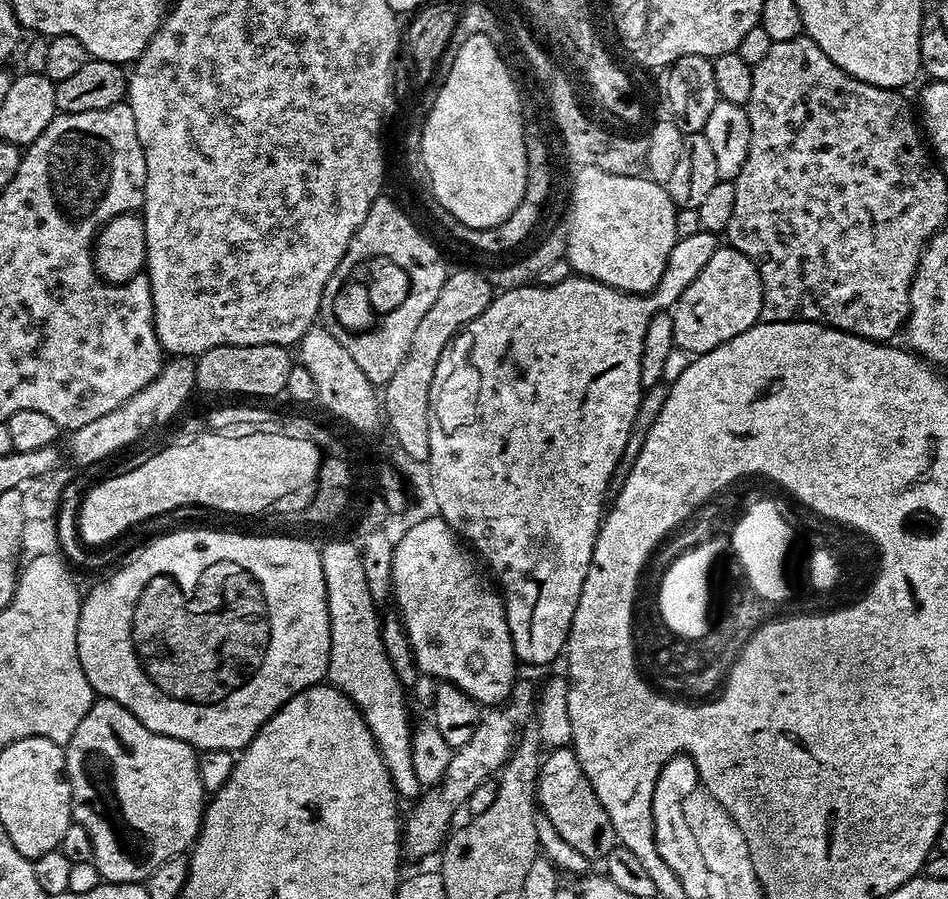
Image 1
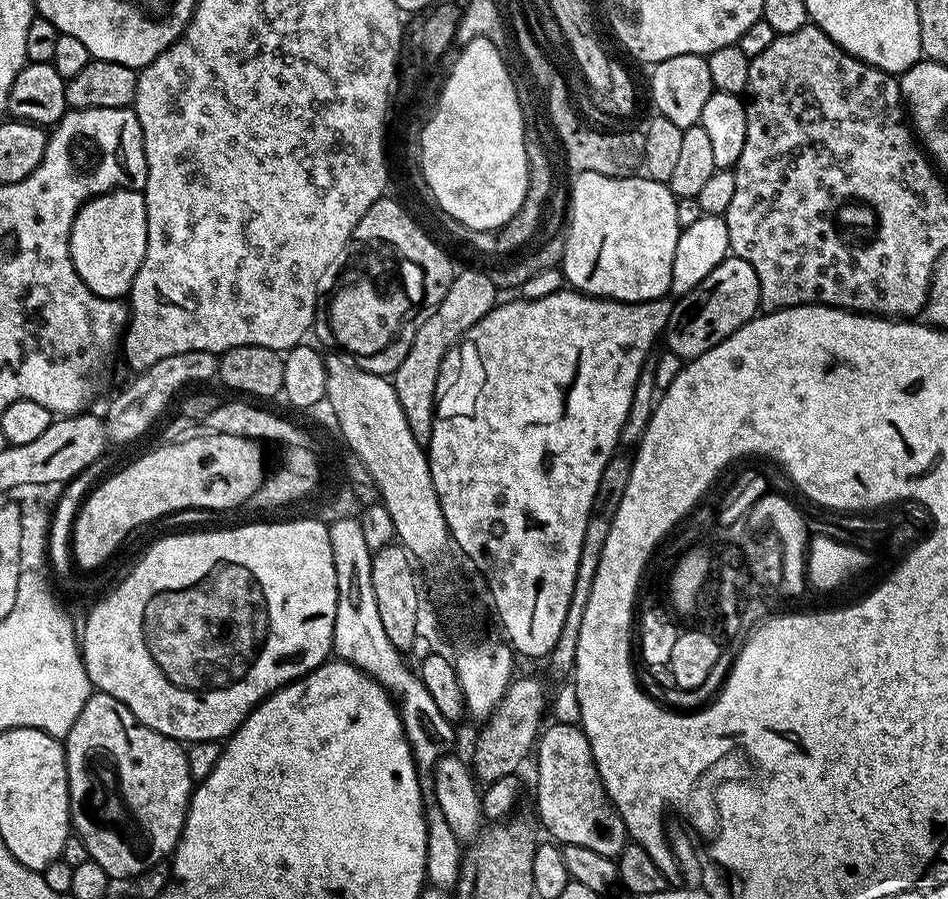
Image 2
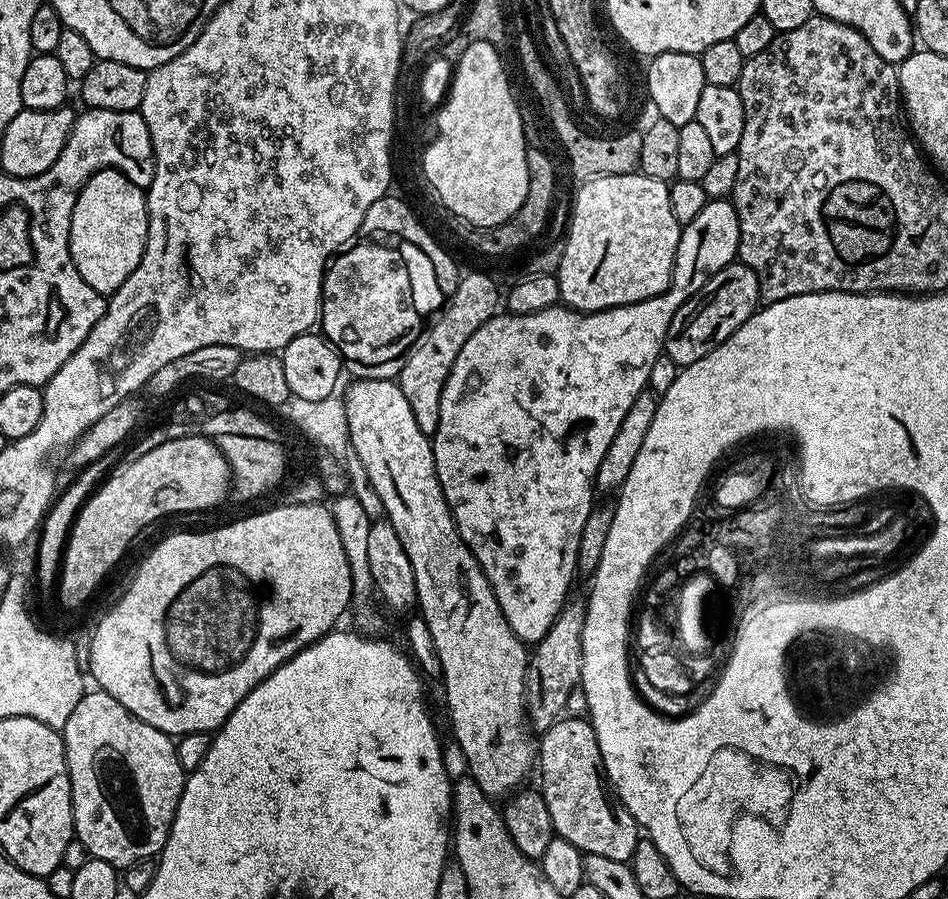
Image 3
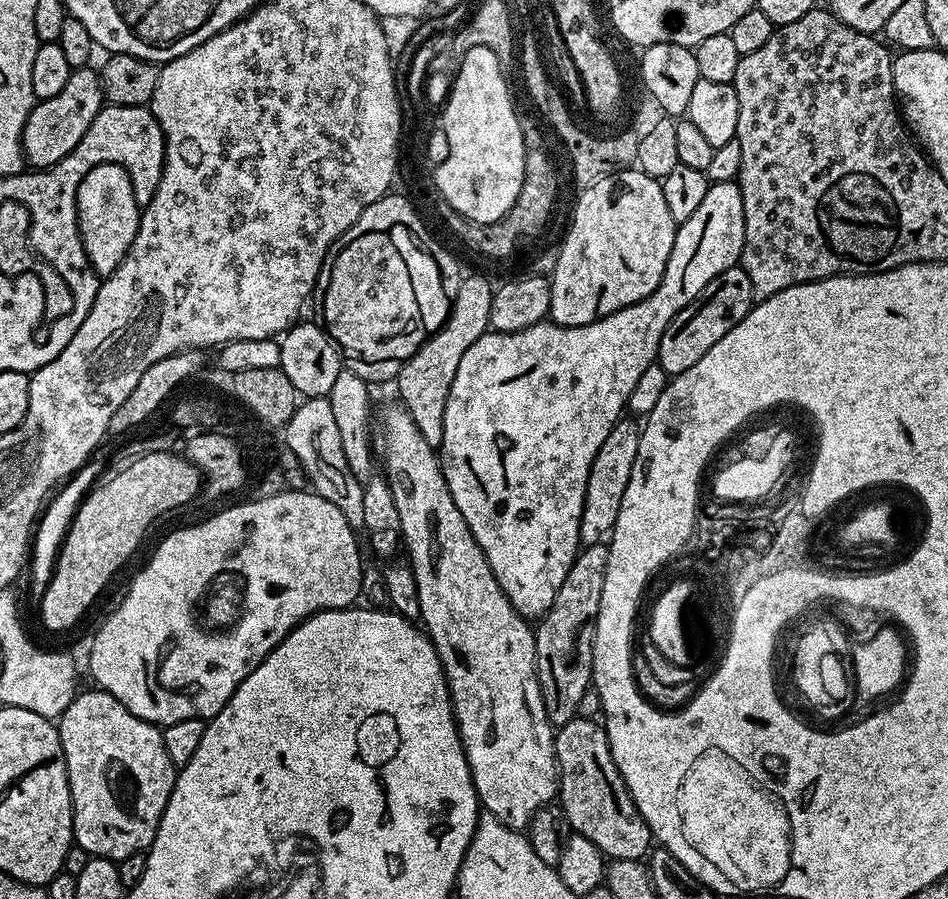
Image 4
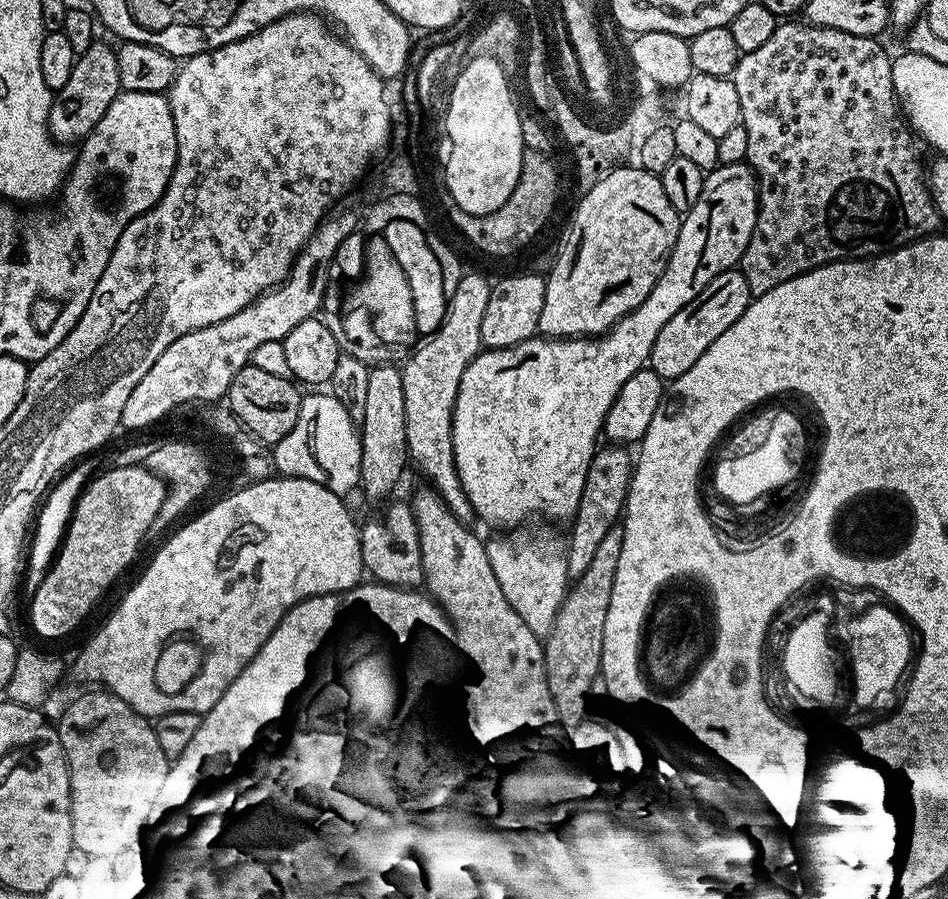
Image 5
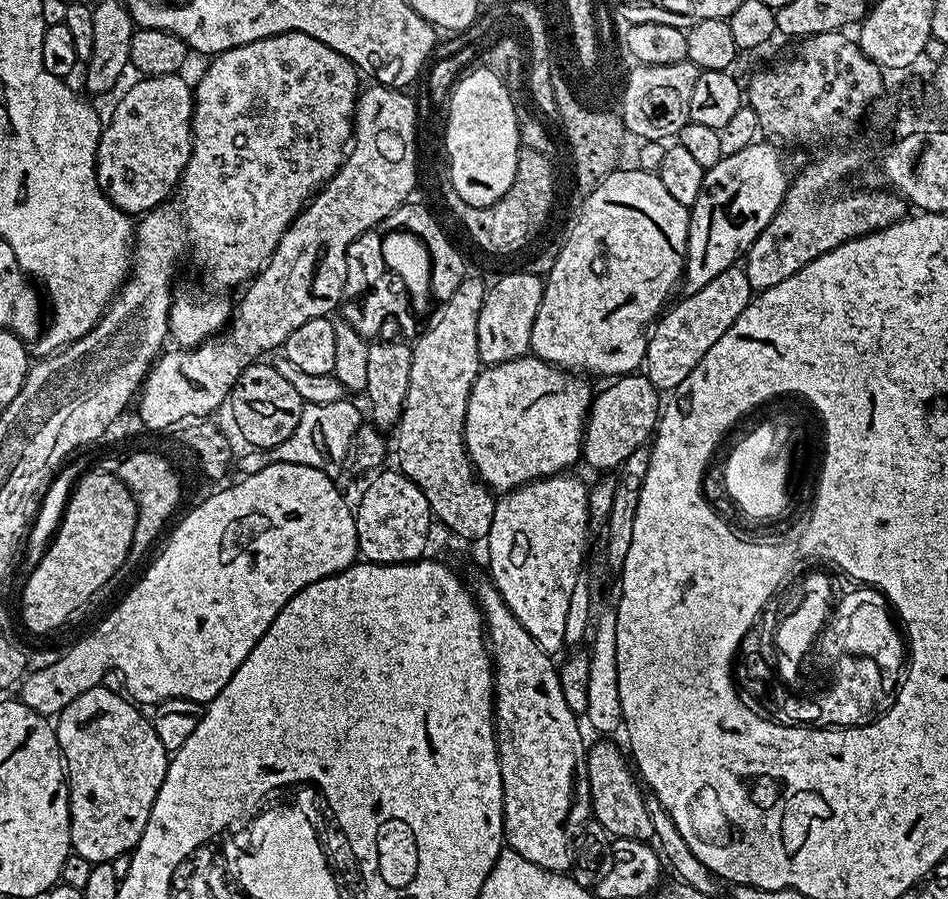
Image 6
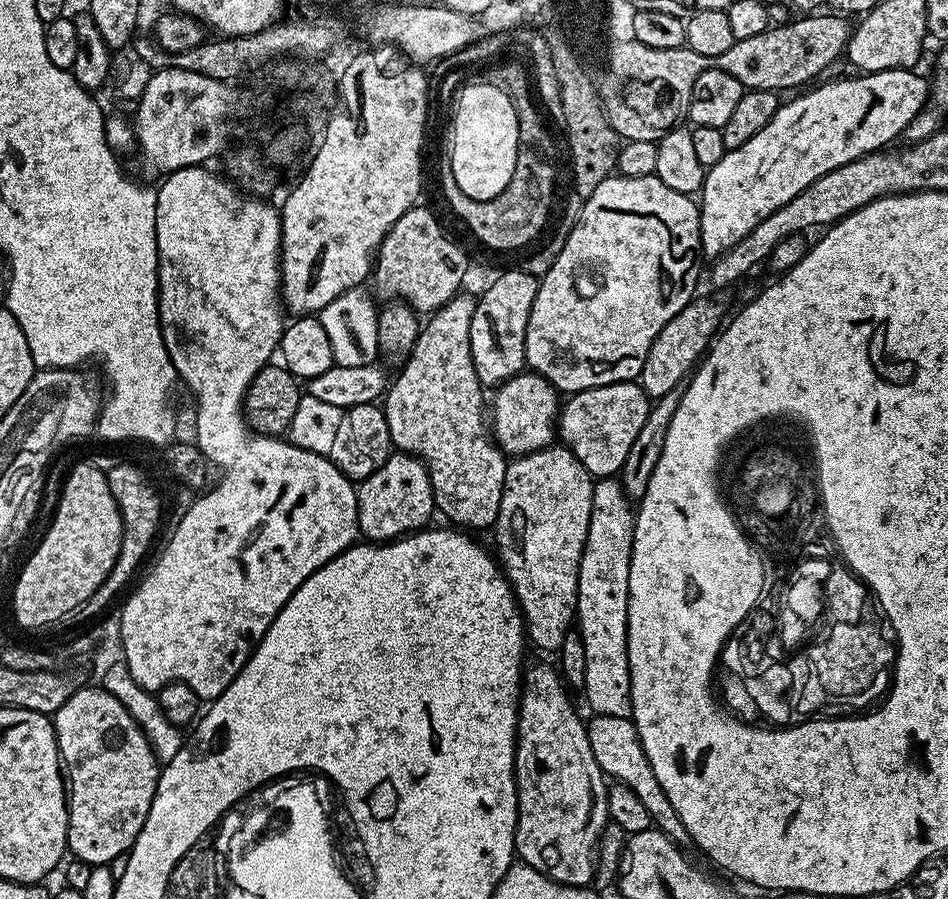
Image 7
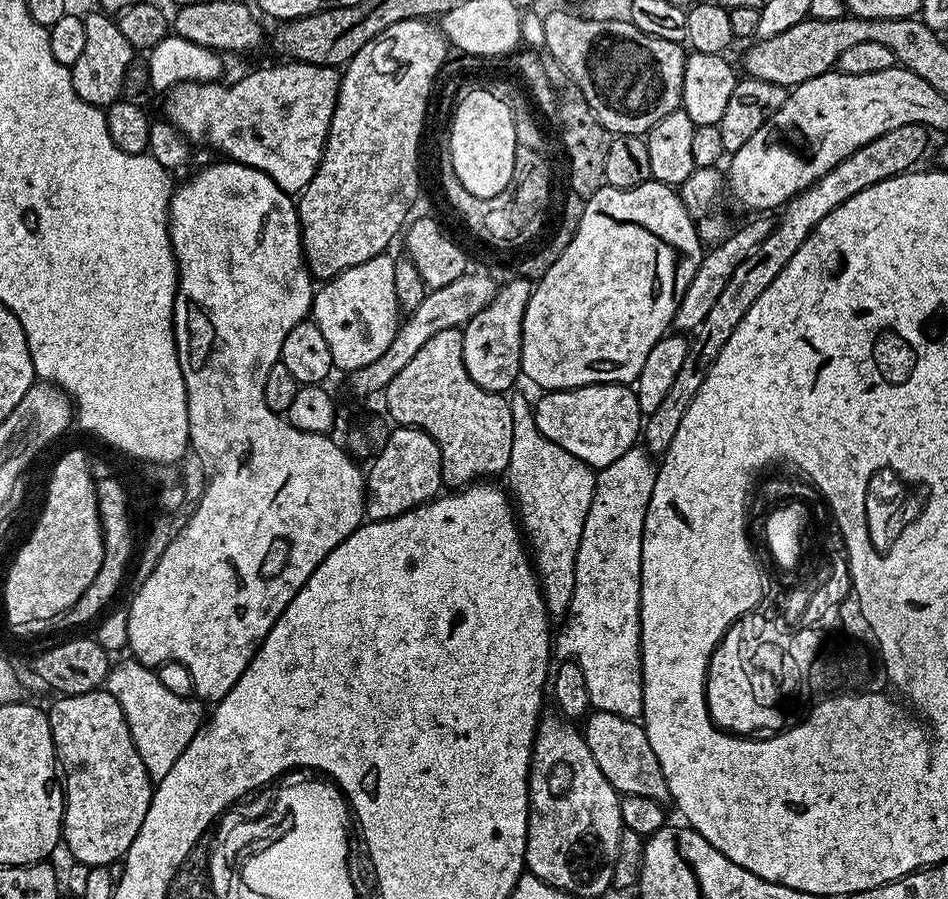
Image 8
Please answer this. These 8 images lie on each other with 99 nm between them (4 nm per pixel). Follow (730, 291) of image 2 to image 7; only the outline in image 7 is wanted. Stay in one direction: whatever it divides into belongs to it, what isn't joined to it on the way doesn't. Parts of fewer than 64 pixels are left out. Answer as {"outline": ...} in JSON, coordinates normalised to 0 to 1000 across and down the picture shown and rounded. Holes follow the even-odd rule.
{"outline":[[[731,331],[720,345],[711,349],[711,354],[698,363],[698,372],[690,376],[690,385],[686,385],[686,394],[681,394],[681,403],[673,419],[675,430],[685,443],[695,443],[707,438],[707,434],[717,432],[719,424],[735,408],[736,402],[746,393],[753,375],[761,368],[765,352],[758,336],[738,333]]]}

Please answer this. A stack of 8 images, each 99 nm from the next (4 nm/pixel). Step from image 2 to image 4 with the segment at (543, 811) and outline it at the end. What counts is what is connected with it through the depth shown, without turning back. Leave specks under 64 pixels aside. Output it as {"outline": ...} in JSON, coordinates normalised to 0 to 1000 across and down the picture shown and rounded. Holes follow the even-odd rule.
{"outline":[[[609,795],[608,800],[592,805],[585,811],[584,822],[586,825],[586,857],[589,860],[589,895],[591,894],[592,899],[590,899],[590,902],[593,904],[593,908],[593,902],[595,902],[595,908],[599,911],[600,919],[603,920],[602,924],[614,932],[622,932],[622,937],[627,937],[627,941],[631,941],[631,945],[635,945],[641,957],[678,958],[690,939],[688,924],[686,923],[684,915],[677,910],[677,905],[673,901],[669,888],[662,882],[662,875],[656,865],[656,861],[652,861],[652,852],[648,852],[648,843],[643,839],[643,825],[641,824],[641,819],[637,814],[636,804],[630,803],[629,801],[619,801],[618,799]]]}

